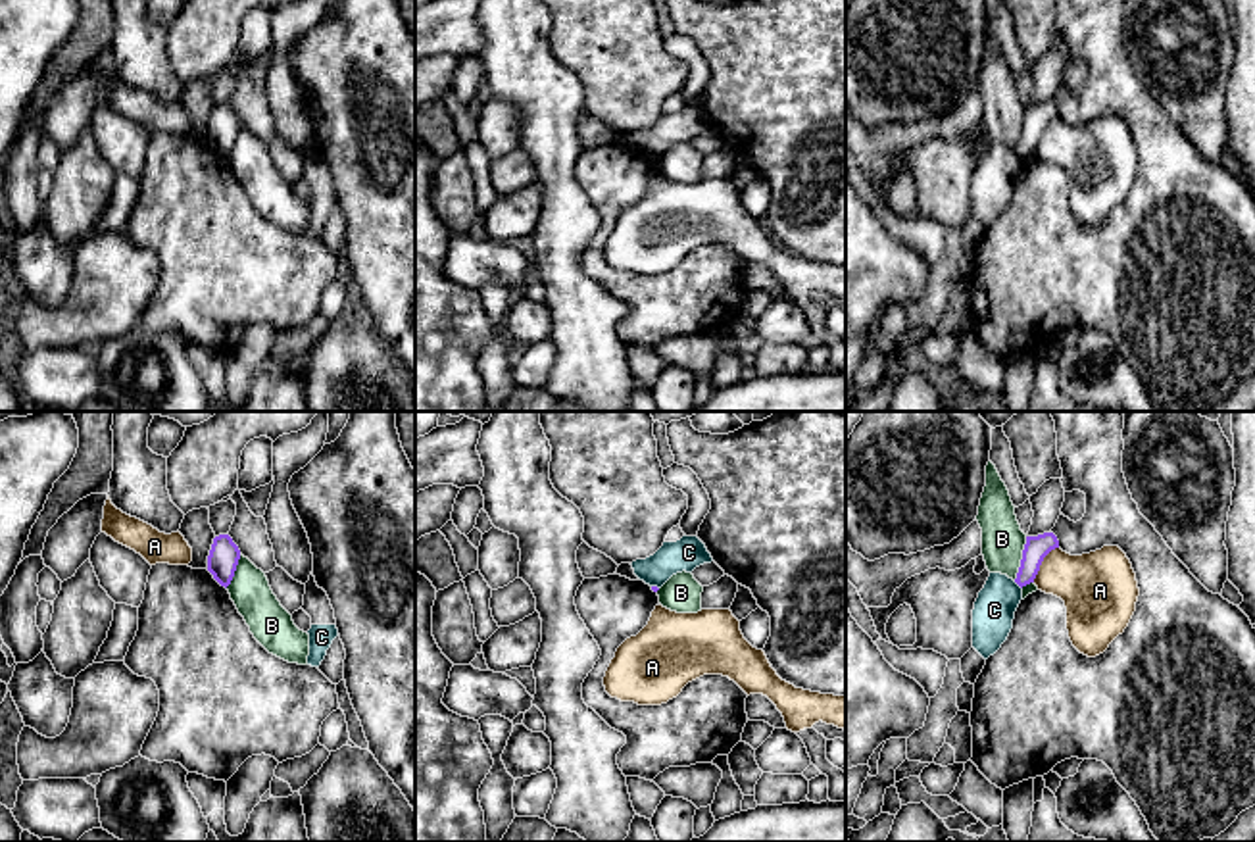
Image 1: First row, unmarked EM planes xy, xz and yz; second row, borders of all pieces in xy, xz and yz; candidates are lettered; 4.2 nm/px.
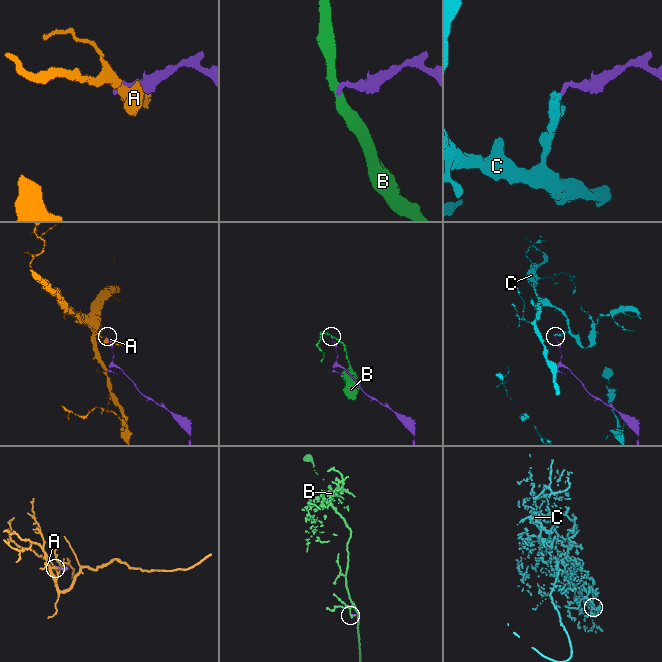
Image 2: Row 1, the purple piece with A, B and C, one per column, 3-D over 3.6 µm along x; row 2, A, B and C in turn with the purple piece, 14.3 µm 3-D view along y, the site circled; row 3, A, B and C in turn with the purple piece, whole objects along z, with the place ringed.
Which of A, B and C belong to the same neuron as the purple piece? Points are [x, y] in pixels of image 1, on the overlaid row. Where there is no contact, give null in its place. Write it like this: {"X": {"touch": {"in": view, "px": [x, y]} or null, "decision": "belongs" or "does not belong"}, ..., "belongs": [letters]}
{"A": {"touch": {"in": "yz", "px": [1040, 564]}, "decision": "does not belong"}, "B": {"touch": {"in": "yz", "px": [1023, 558]}, "decision": "does not belong"}, "C": {"touch": {"in": "yz", "px": [1017, 583]}, "decision": "does not belong"}, "belongs": []}

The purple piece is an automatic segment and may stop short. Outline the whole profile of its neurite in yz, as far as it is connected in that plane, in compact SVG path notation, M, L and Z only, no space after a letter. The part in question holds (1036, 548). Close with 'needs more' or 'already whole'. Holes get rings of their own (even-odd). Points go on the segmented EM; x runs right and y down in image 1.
M1053 532L1026 536L1026 544L1022 550L1022 559L1021 559L1021 567L1019 567L1015 582L1021 588L1034 582L1044 557L1055 548L1059 548L1059 540Z | already whole

